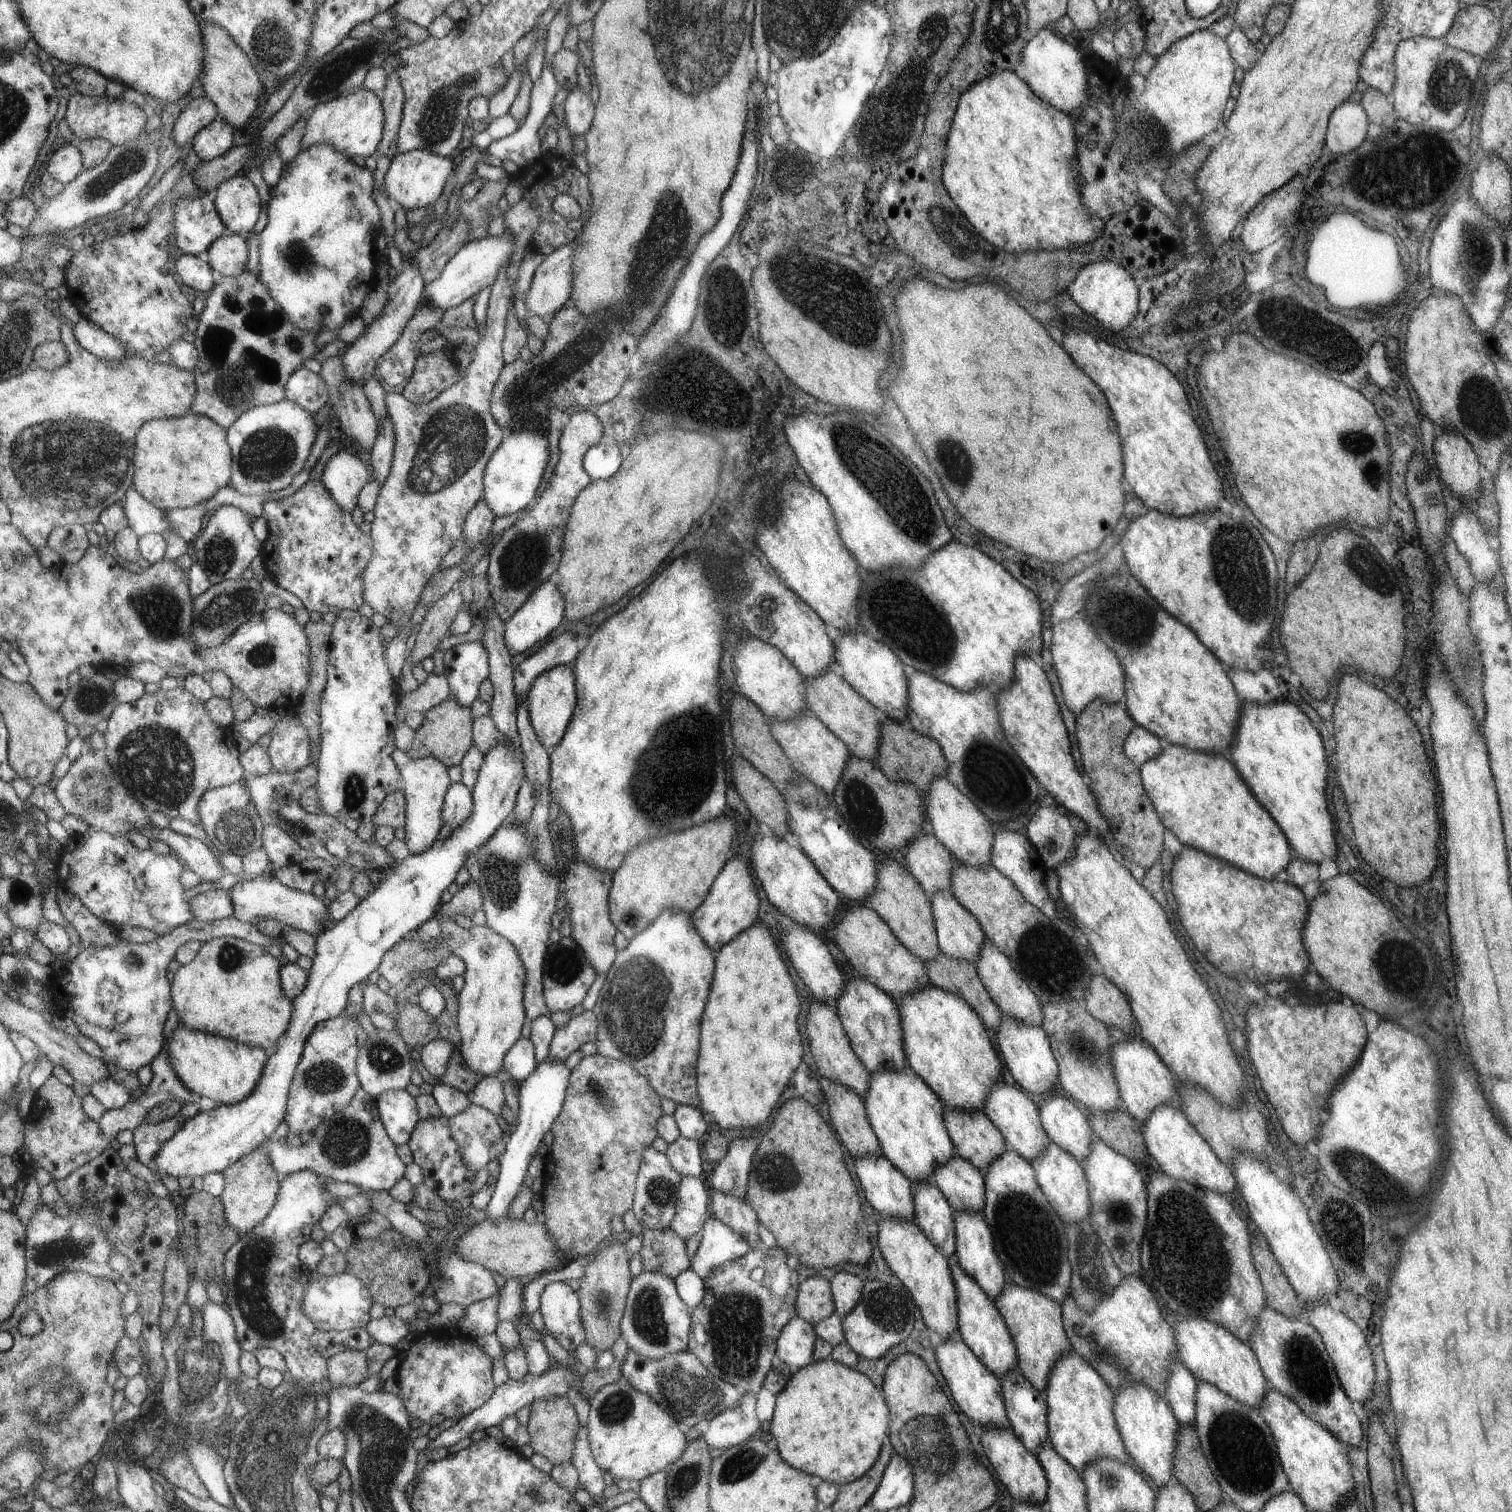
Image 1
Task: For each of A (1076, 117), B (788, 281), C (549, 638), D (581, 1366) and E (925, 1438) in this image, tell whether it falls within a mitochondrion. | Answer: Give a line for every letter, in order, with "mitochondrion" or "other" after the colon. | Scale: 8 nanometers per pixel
A: other
B: mitochondrion
C: other
D: other
E: mitochondrion

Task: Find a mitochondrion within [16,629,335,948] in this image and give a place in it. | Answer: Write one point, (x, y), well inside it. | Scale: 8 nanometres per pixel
(159, 763)

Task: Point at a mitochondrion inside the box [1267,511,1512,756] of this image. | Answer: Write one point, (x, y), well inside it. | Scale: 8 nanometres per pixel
(1463, 653)

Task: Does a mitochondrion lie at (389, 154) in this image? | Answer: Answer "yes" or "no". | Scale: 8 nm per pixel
no

